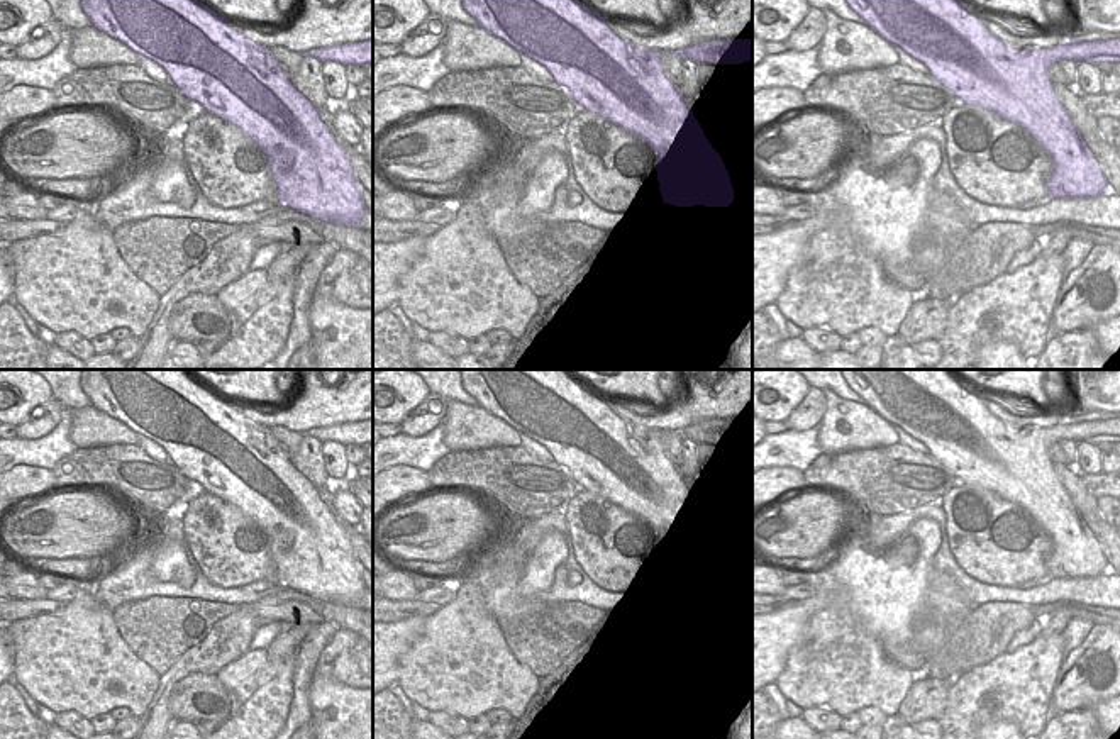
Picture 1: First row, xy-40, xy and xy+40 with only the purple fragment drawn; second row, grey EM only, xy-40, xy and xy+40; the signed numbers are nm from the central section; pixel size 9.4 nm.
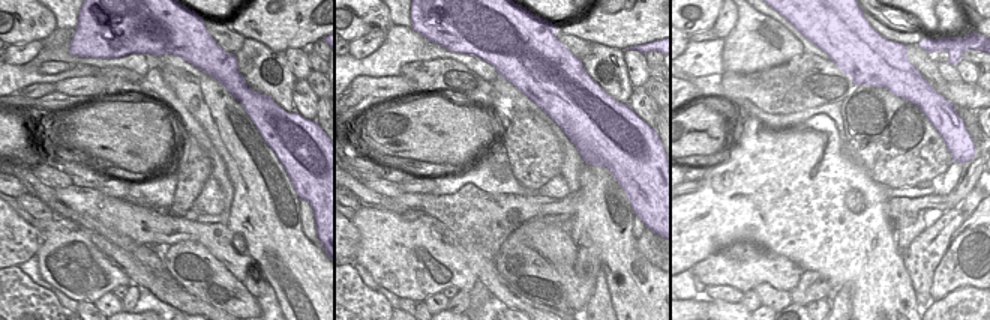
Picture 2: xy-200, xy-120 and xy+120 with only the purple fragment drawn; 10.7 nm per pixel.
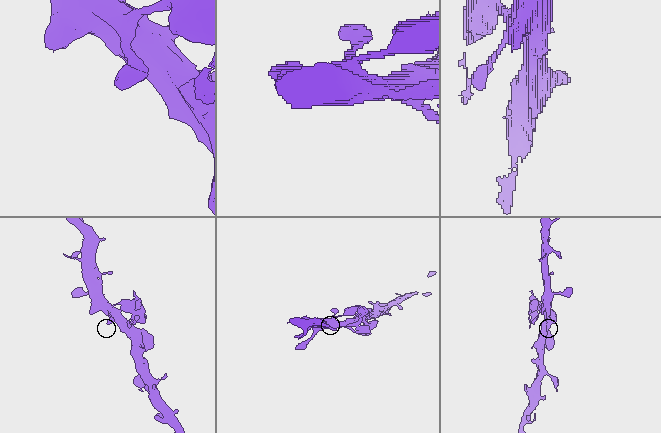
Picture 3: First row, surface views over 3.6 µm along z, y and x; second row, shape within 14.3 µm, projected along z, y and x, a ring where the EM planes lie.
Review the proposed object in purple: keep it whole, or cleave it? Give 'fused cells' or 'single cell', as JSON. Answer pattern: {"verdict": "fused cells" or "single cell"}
{"verdict": "fused cells"}

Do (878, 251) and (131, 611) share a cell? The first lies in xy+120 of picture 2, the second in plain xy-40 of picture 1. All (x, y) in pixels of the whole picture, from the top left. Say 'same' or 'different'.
same

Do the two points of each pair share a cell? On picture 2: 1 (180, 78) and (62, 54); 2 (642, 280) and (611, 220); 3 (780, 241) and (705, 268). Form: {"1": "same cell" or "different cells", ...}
{"1": "different cells", "2": "same cell", "3": "different cells"}

